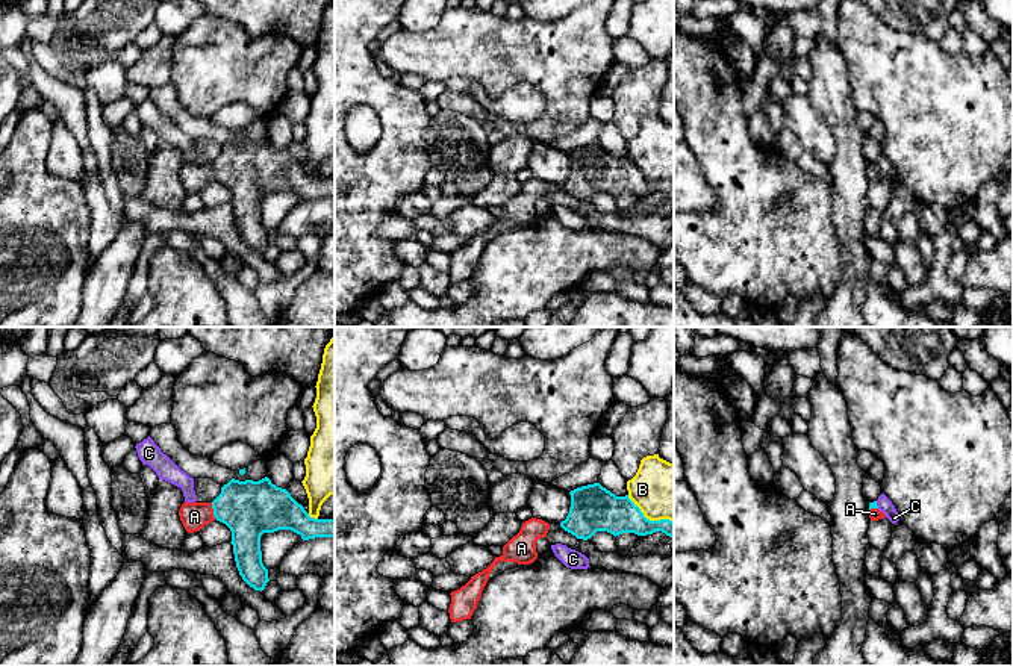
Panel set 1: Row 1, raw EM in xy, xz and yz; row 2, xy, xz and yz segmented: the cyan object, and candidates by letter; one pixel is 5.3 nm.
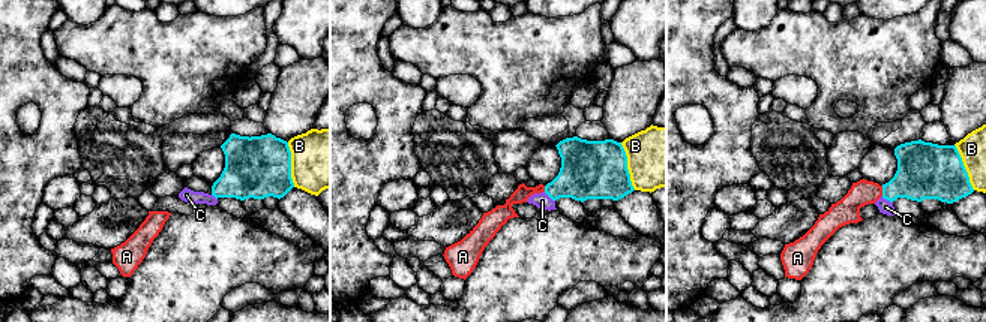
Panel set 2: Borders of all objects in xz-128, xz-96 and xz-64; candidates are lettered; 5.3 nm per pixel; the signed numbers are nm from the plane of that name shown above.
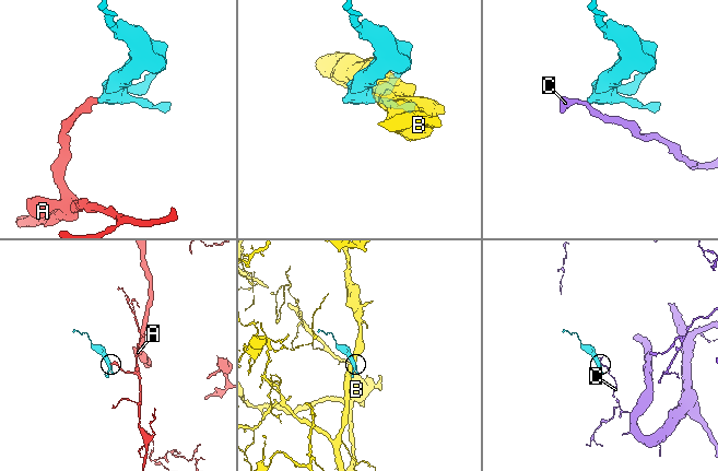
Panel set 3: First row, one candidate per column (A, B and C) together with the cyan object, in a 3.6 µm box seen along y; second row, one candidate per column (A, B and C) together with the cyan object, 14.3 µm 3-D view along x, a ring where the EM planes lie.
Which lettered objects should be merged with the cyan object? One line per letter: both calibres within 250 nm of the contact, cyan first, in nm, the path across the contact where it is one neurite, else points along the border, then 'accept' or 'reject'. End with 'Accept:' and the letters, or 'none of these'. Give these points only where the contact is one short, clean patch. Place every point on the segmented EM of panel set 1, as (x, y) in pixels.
A: 300/150 nm | across xy (249, 509), (214, 510), (194, 516) | accept
B: 220/300 nm | reject
C: 30/80 nm | along yz (875, 501), (878, 507) | reject
Accept: A

